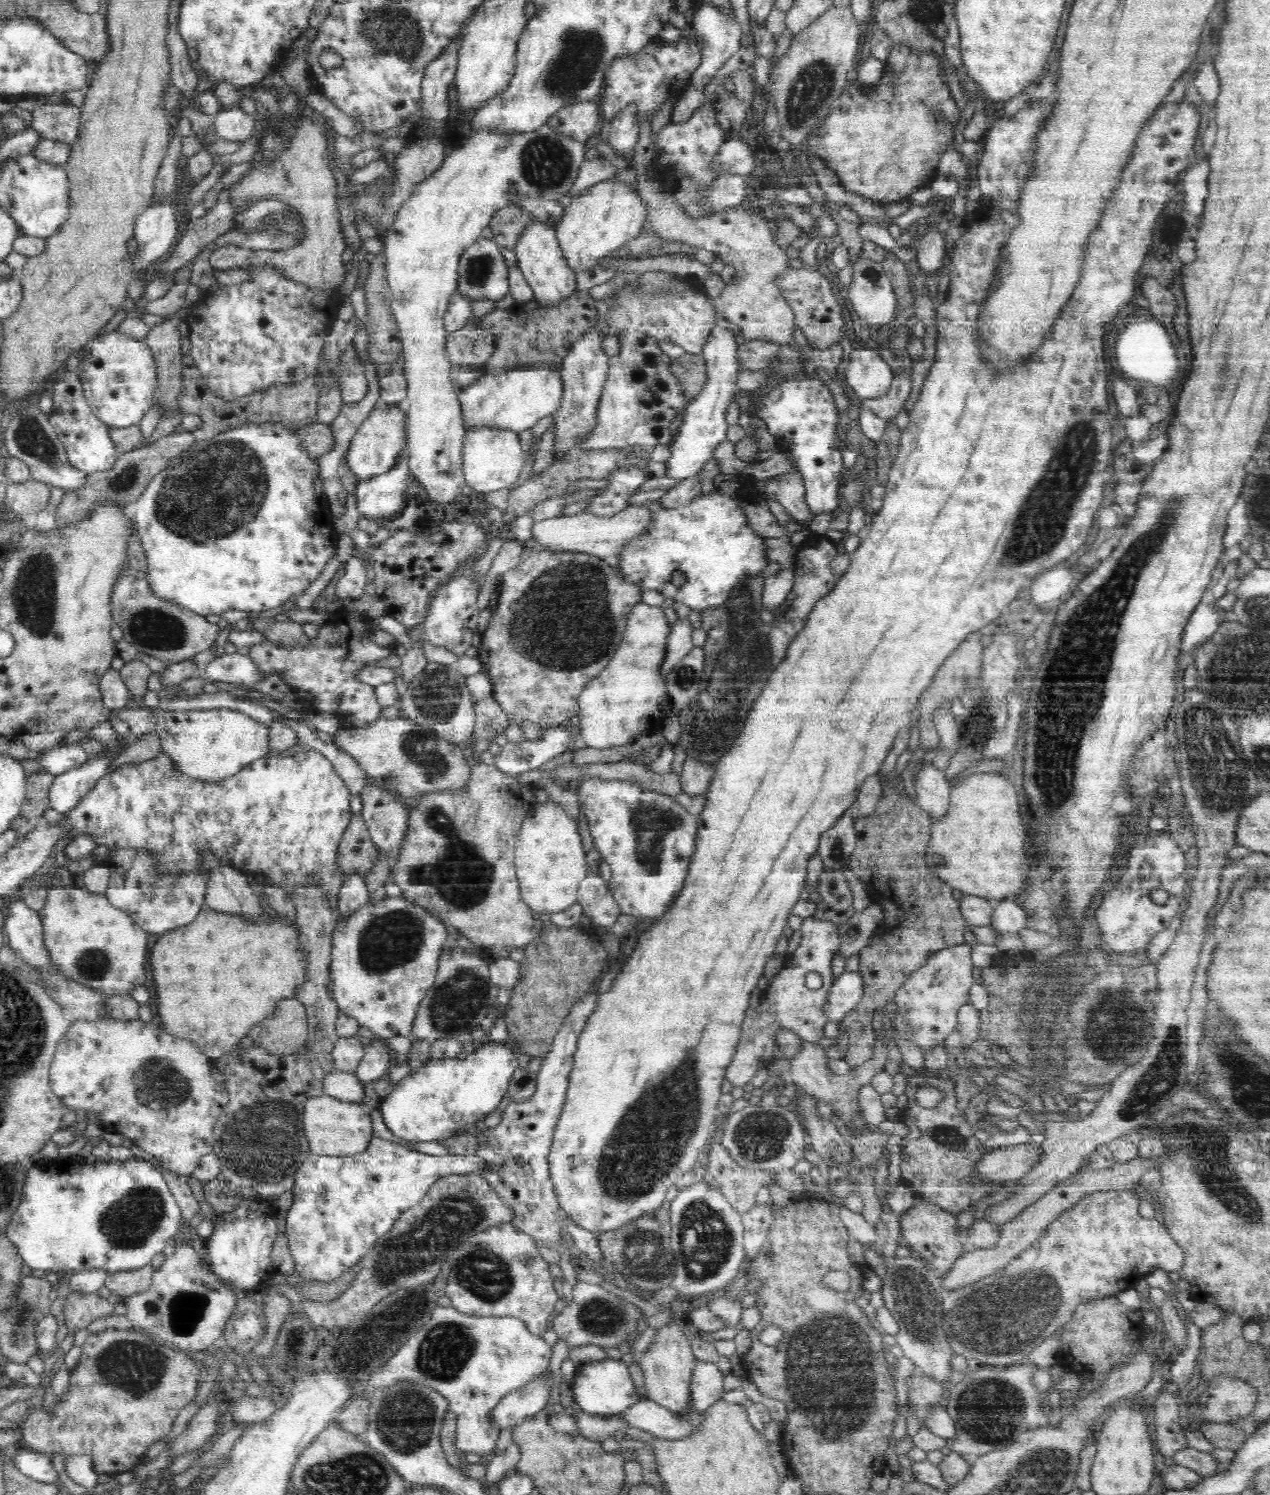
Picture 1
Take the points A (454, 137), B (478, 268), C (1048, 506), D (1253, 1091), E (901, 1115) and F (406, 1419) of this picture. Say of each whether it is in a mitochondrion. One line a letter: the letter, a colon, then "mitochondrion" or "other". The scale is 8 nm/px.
A: other
B: mitochondrion
C: mitochondrion
D: mitochondrion
E: other
F: mitochondrion

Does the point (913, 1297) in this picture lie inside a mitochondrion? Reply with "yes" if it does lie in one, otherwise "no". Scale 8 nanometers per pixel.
yes

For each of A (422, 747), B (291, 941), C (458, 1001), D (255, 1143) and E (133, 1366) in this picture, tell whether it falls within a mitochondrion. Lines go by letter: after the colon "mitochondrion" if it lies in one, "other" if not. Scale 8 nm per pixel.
A: mitochondrion
B: other
C: mitochondrion
D: mitochondrion
E: mitochondrion

